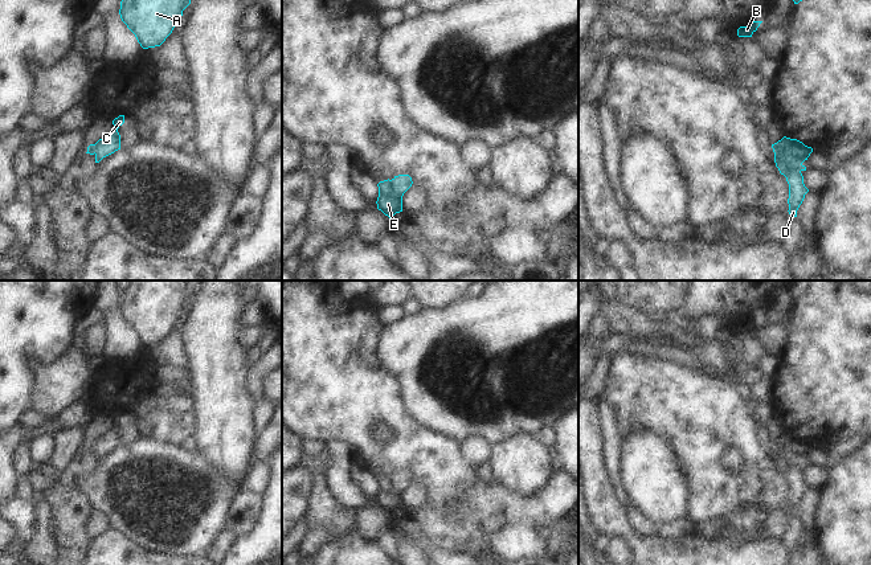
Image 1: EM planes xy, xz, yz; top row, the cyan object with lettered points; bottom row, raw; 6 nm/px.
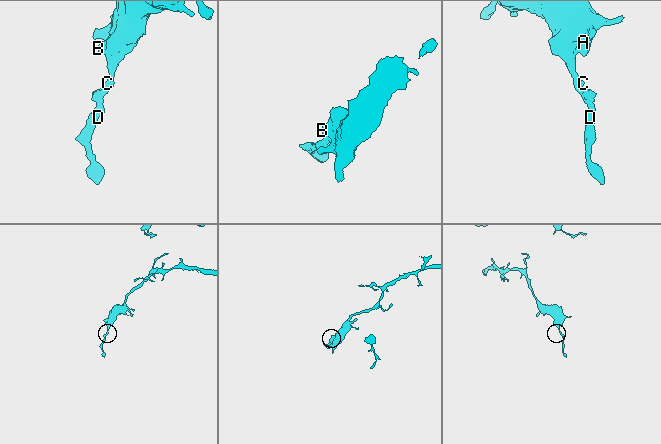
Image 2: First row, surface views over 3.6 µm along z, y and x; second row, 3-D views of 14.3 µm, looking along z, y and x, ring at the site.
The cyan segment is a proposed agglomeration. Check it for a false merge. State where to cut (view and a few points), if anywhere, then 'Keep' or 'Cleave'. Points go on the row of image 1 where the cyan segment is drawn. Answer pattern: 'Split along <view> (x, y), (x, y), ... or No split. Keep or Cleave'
No split. Keep

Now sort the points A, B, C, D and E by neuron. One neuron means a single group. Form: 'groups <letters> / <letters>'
groups A B C D E

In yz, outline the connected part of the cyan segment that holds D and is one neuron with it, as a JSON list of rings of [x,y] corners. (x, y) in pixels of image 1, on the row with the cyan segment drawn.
[[[784,136],[777,143],[772,144],[774,152],[774,163],[780,173],[786,177],[789,184],[789,214],[797,217],[797,210],[802,204],[805,195],[809,189],[803,184],[802,171],[806,171],[806,167],[802,164],[810,153],[813,152],[811,147],[805,146],[797,139],[790,139]]]

